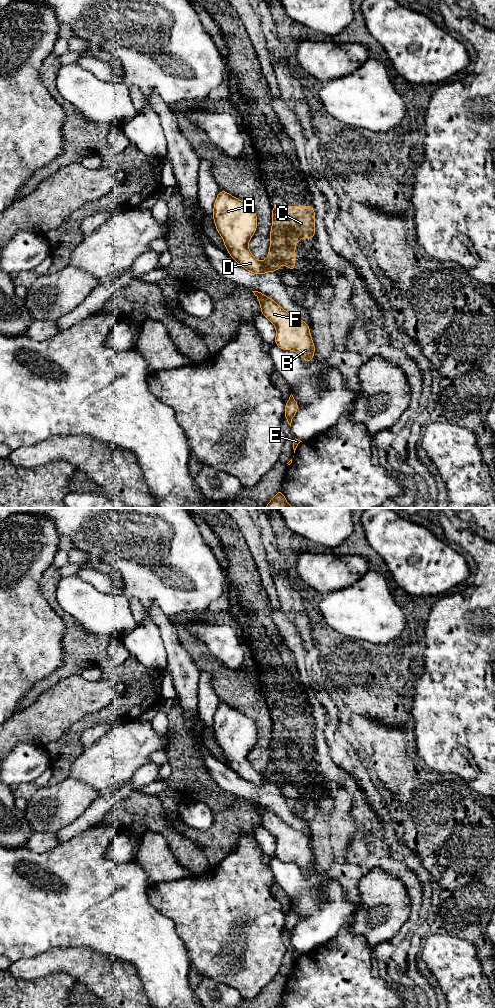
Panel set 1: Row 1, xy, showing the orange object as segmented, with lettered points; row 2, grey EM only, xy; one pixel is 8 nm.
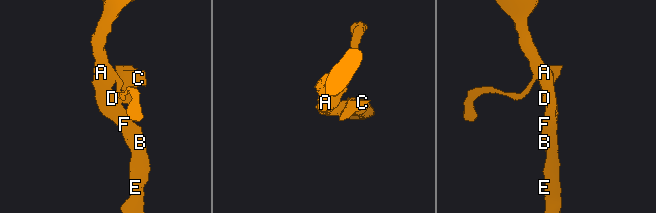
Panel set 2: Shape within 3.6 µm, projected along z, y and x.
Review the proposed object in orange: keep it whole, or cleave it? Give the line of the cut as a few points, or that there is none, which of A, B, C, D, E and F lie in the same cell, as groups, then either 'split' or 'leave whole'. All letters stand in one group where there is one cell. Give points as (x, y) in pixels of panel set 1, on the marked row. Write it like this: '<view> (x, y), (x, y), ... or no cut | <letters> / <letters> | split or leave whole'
xy (262, 262), (269, 270) | A B D E F / C | split

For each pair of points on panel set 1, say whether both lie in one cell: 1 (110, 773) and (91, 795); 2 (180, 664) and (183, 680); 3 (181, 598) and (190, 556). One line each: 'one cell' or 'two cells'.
1: two cells
2: one cell
3: one cell

